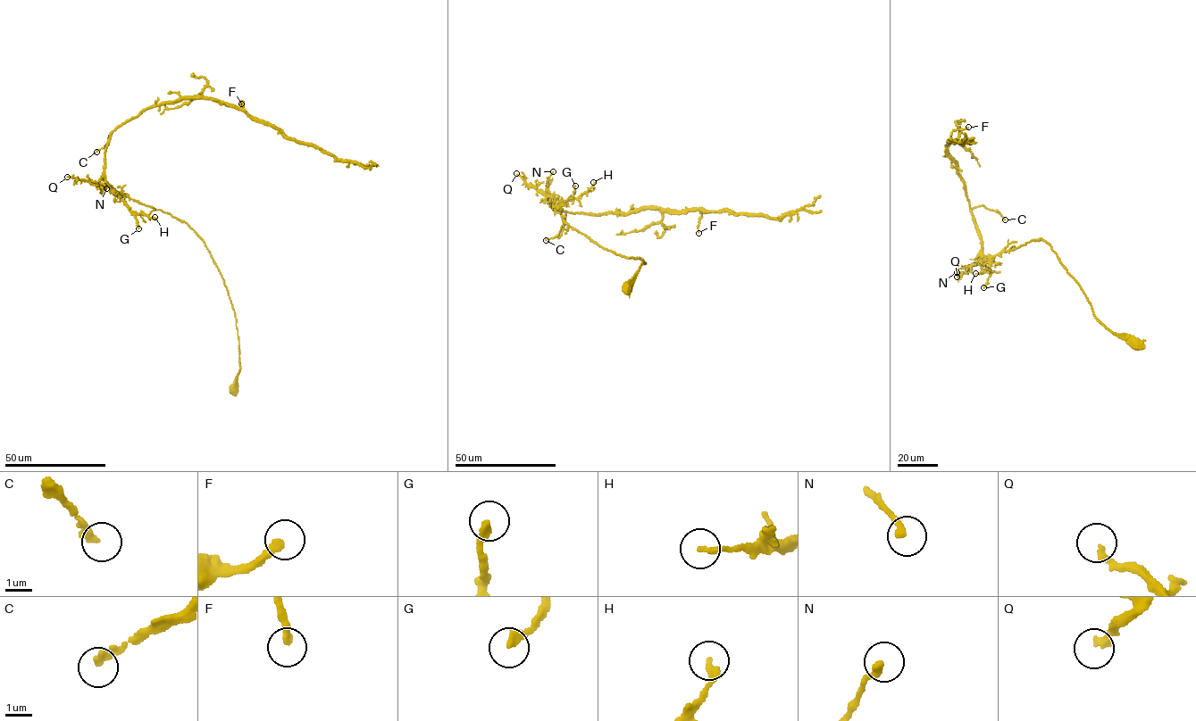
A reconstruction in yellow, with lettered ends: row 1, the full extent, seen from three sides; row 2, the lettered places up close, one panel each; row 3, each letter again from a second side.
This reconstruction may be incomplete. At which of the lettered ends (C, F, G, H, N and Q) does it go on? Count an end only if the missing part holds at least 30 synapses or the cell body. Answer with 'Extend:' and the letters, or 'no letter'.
Extend: C

